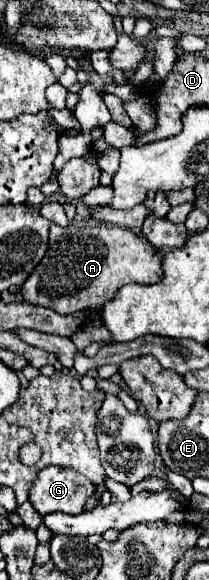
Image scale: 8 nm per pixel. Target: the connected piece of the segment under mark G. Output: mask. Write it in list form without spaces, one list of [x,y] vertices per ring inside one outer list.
[[[50,465],[38,471],[38,477],[30,487],[28,499],[42,517],[54,511],[78,515],[92,493],[94,483],[88,481],[84,475]]]

